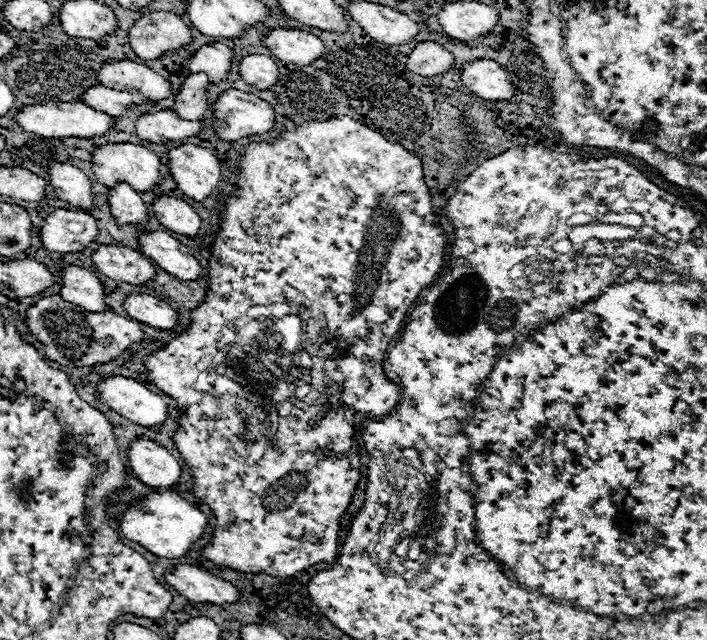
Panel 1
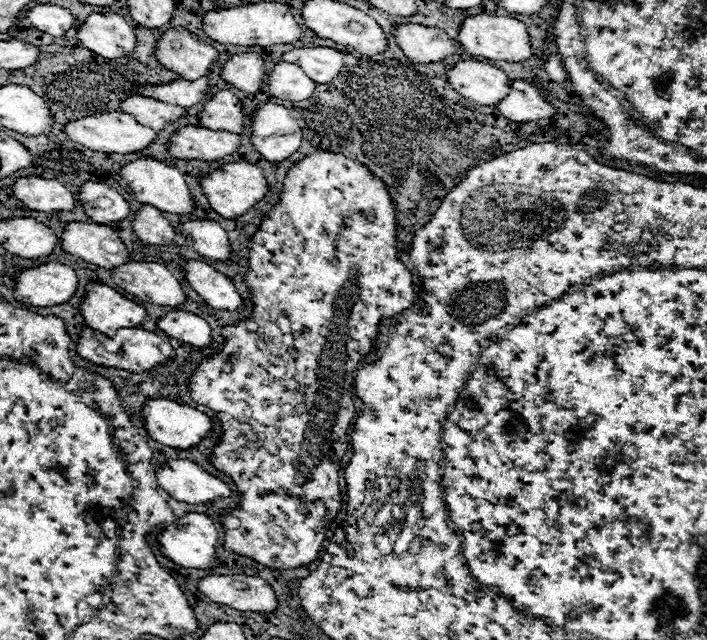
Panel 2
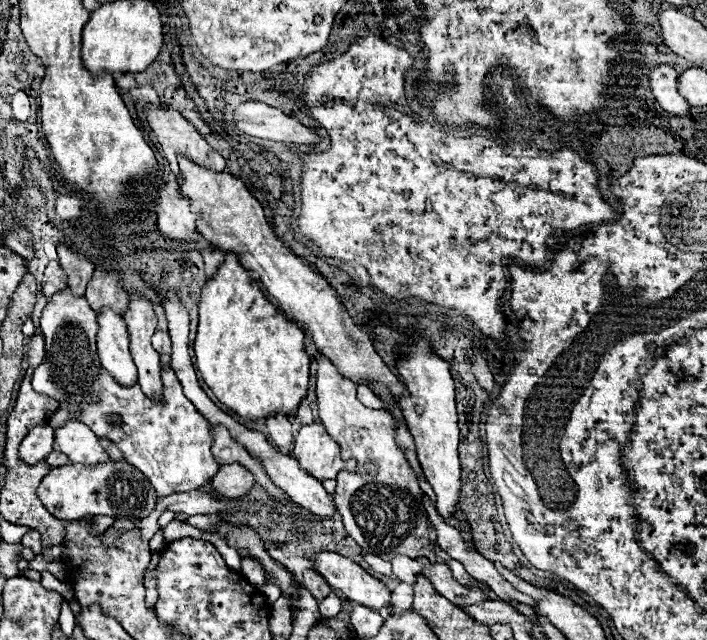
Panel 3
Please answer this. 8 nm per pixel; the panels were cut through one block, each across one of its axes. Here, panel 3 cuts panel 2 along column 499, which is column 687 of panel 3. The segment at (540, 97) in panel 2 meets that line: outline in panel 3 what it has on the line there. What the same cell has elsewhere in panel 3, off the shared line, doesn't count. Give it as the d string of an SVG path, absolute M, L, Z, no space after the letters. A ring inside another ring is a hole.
M656 64L650 72L650 90L658 100L658 104L674 116L684 116L688 114L690 106L688 102L684 102L684 98L680 98L676 82L678 82L678 72L668 64Z

